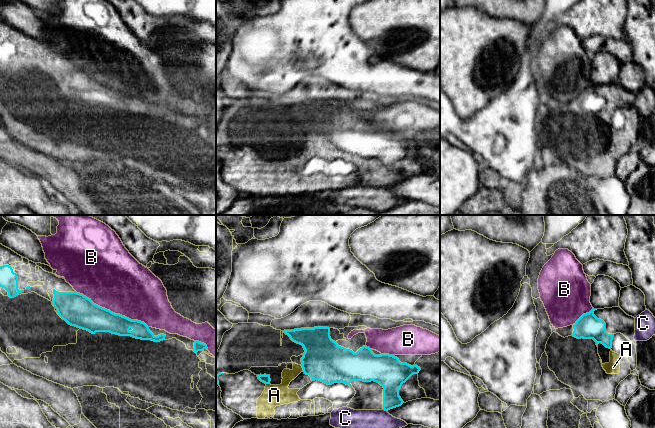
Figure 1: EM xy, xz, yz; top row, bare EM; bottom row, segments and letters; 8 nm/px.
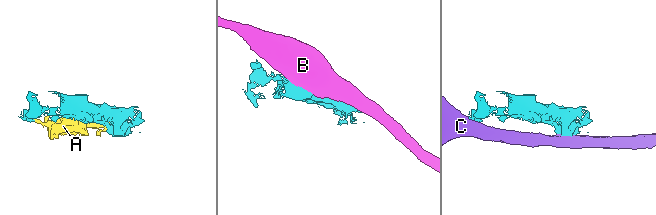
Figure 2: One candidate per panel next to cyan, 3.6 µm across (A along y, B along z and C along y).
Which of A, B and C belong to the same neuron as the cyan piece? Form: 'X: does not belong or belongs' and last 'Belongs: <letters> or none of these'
A: belongs
B: does not belong
C: does not belong
Belongs: A

